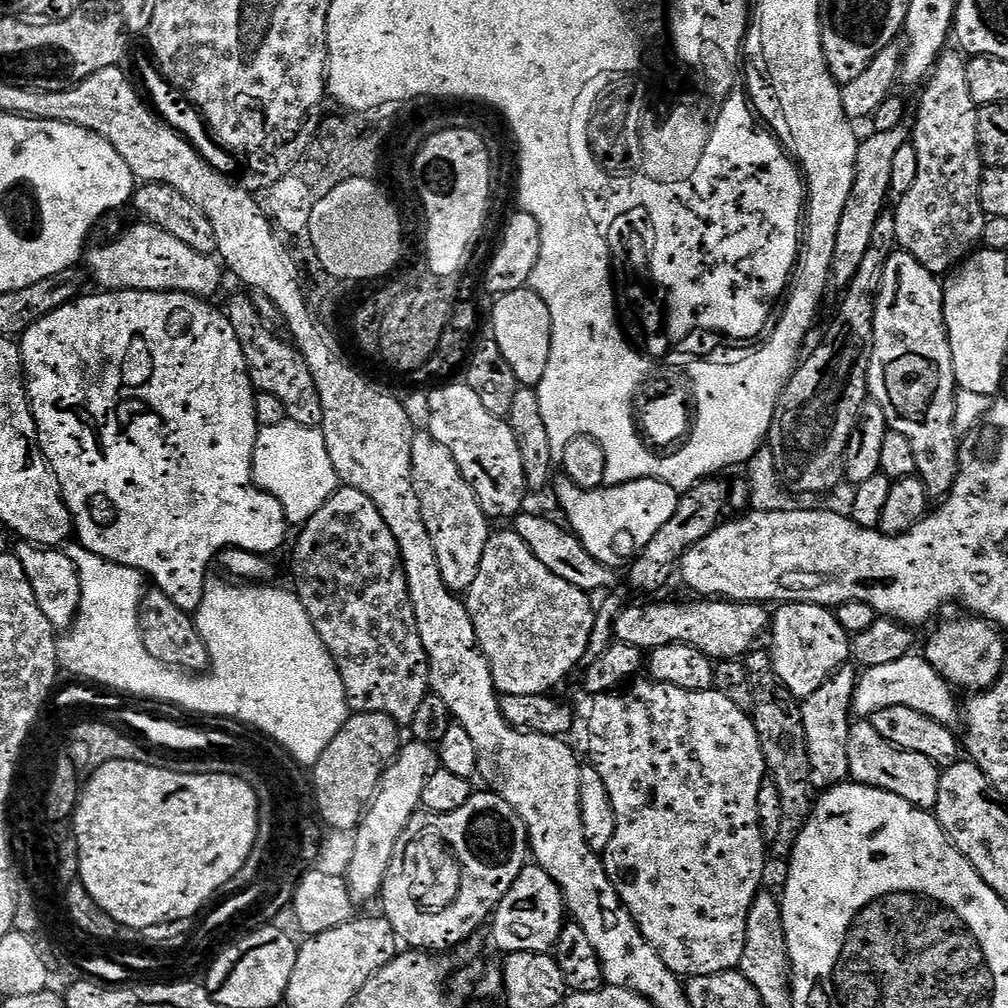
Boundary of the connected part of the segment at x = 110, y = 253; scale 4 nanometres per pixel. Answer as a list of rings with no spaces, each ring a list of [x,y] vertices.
[[[136,222],[129,232],[122,233],[117,240],[91,252],[92,249],[86,256],[87,271],[91,279],[93,276],[104,290],[188,292],[191,296],[208,298],[220,284],[221,269],[212,256],[203,256],[198,250],[190,250],[190,246],[186,246],[186,242],[178,242],[174,234],[166,234],[166,230],[147,222]]]

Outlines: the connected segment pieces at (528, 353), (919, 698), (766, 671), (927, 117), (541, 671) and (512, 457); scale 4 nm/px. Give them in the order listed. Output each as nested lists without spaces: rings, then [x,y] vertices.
[[[528,286],[497,296],[494,303],[491,339],[495,340],[510,370],[514,370],[517,385],[536,388],[542,382],[542,374],[546,374],[546,362],[550,362],[550,310],[546,310],[546,302]]]
[[[910,654],[886,666],[863,669],[856,682],[852,711],[857,717],[871,718],[875,712],[886,706],[910,706],[910,710],[918,710],[918,714],[926,714],[926,718],[934,718],[934,722],[956,730],[962,724],[962,708],[961,705],[960,708],[956,705],[952,695],[952,685],[940,677],[938,670],[934,670],[934,666],[930,666],[930,662],[923,655]]]
[[[753,650],[743,657],[742,663],[748,671],[750,686],[754,690],[754,706],[751,710],[752,721],[758,730],[758,742],[762,746],[762,758],[768,767],[767,775],[778,786],[778,798],[782,798],[782,818],[774,841],[776,852],[787,857],[796,844],[812,812],[814,789],[810,754],[806,746],[806,730],[802,726],[800,704],[790,690],[780,681],[774,670],[771,651]]]
[[[945,50],[940,55],[932,75],[923,85],[924,97],[916,112],[916,125],[913,123],[910,128],[910,142],[914,150],[918,150],[918,178],[914,178],[914,186],[895,201],[894,207],[897,245],[918,258],[926,270],[937,274],[951,273],[980,244],[986,219],[978,198],[978,186],[986,167],[978,146],[978,106],[974,98],[970,98],[966,79],[968,60],[959,51],[952,51]]]
[[[508,528],[489,535],[478,566],[478,578],[468,588],[466,603],[474,622],[477,645],[488,660],[497,693],[548,694],[575,670],[576,663],[588,656],[590,634],[596,621],[594,604],[588,600],[591,600],[589,593],[570,586],[570,582],[562,582],[558,574],[550,574],[515,530]]]
[[[452,382],[441,383],[427,393],[430,402],[428,433],[450,450],[462,478],[466,478],[470,490],[474,490],[478,506],[482,506],[489,521],[519,516],[525,507],[526,478],[522,458],[518,455],[518,442],[514,442],[514,430],[510,430],[507,419],[490,414],[466,382],[448,383]]]

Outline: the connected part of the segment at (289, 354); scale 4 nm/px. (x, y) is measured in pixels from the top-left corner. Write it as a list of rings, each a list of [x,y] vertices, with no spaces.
[[[248,296],[230,297],[226,315],[230,326],[234,326],[234,334],[238,334],[238,342],[242,346],[242,354],[246,358],[248,377],[252,379],[253,389],[256,392],[274,394],[274,398],[278,398],[278,402],[282,402],[282,406],[286,406],[288,419],[298,422],[302,426],[320,428],[322,402],[318,398],[318,390],[314,386],[310,366],[306,366],[302,354],[287,339],[279,340],[268,329],[271,327],[261,318],[253,297]]]

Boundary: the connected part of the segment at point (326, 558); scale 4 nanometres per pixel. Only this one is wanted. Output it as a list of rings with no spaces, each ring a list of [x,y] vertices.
[[[347,486],[337,487],[336,493],[313,514],[307,524],[299,529],[300,537],[296,540],[296,549],[292,552],[292,580],[296,597],[306,606],[306,614],[310,614],[310,622],[314,622],[314,630],[318,630],[318,638],[326,646],[332,660],[336,663],[338,674],[344,683],[344,689],[348,695],[348,706],[353,713],[377,712],[394,718],[401,726],[411,725],[415,712],[422,702],[430,694],[430,681],[428,679],[428,659],[426,650],[422,646],[422,638],[418,634],[418,622],[414,614],[414,606],[408,589],[406,570],[402,562],[402,554],[398,550],[398,542],[394,542],[394,534],[390,534],[390,526],[382,518],[378,506],[362,490]]]

